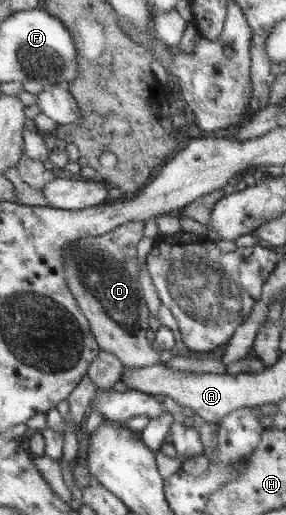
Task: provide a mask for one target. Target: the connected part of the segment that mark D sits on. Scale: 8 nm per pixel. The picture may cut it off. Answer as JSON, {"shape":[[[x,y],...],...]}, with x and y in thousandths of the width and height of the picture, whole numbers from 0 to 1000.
{"shape":[[[462,429],[364,456],[273,462],[217,485],[227,553],[255,569],[273,596],[311,623],[350,680],[388,683],[455,715],[535,711],[577,693],[514,656],[524,602],[510,596],[500,575],[479,509],[479,474],[507,458],[507,439],[500,429]]]}

